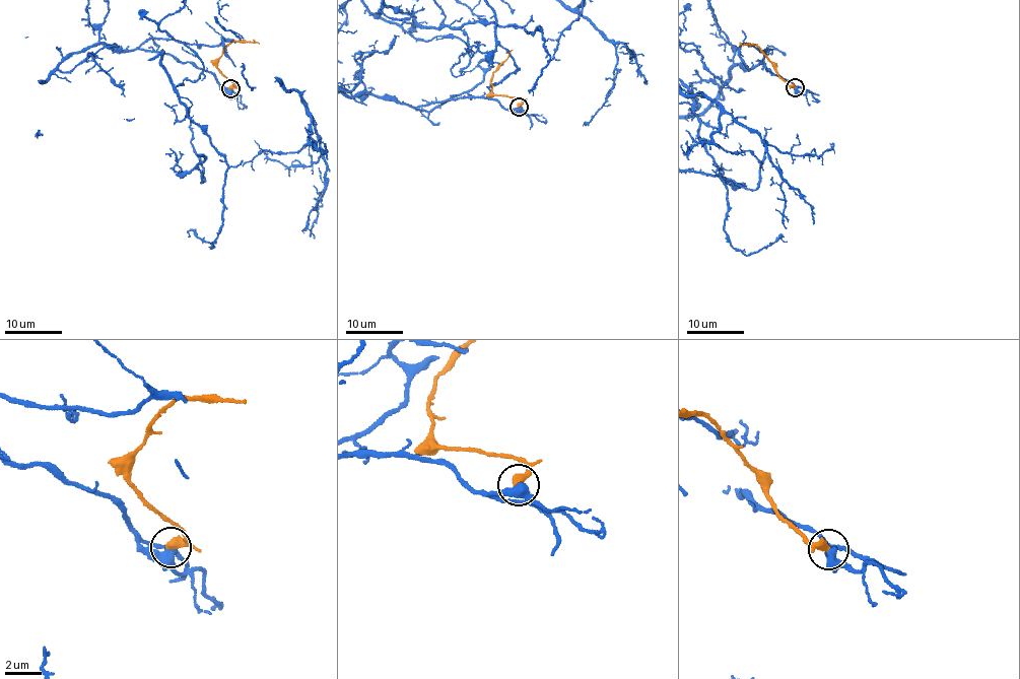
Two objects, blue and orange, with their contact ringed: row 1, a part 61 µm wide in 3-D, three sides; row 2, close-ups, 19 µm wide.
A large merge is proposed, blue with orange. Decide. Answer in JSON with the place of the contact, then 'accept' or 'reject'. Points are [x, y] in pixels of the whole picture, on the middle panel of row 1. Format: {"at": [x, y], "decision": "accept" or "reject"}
{"at": [519, 107], "decision": "reject"}

